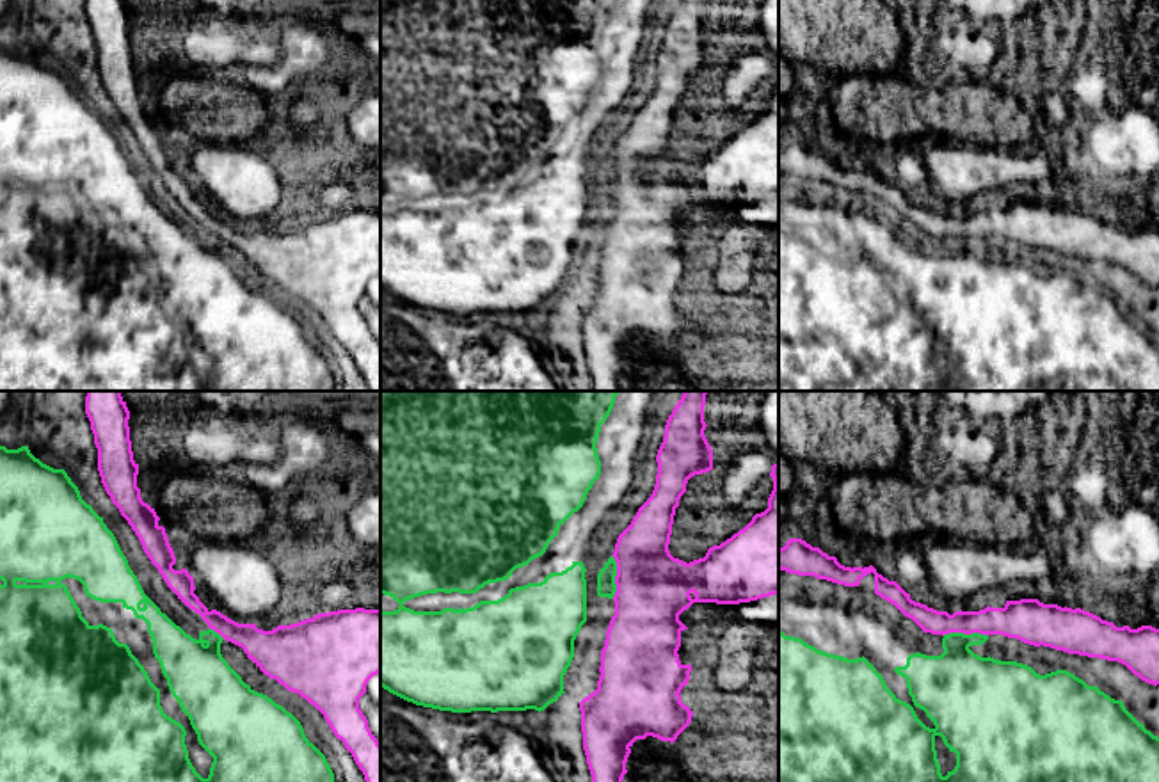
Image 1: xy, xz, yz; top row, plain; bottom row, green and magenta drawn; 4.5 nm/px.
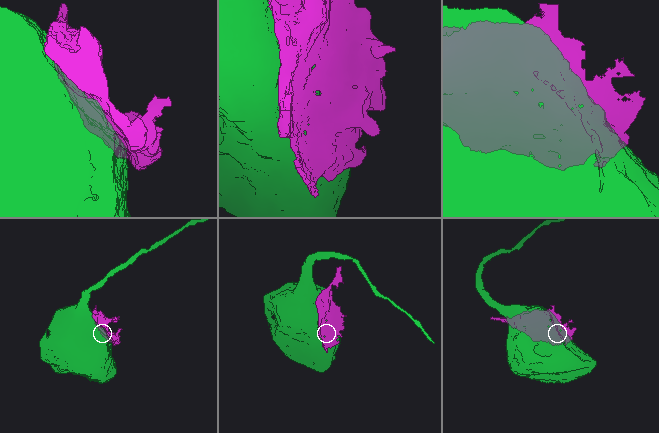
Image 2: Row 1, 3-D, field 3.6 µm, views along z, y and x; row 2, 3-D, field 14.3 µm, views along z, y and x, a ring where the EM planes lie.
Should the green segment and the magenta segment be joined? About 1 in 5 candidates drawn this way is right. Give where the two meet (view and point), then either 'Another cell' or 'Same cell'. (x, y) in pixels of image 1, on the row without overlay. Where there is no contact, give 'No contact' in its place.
Touches green at yz (966, 237). Another cell

